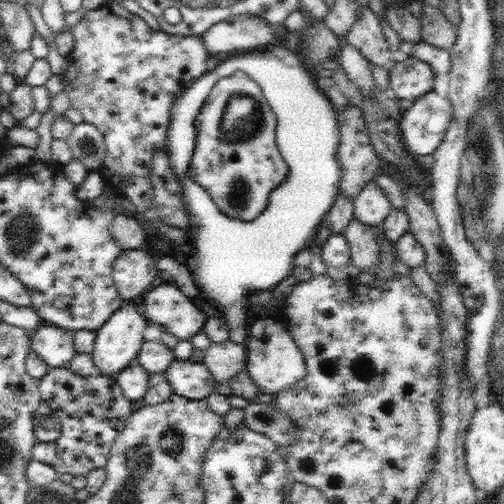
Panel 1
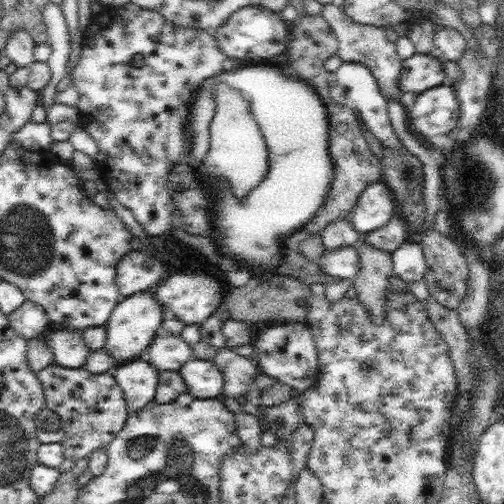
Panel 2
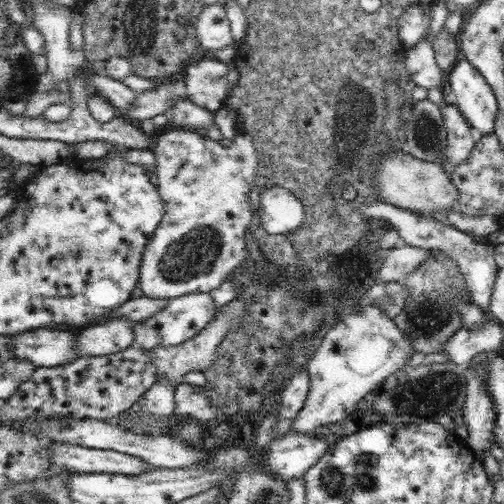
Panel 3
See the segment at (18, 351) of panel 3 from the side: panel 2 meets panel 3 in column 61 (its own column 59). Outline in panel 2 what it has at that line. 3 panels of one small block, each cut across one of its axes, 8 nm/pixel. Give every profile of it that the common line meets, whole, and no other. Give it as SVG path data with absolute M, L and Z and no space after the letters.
M47 330L45 344L53 352L53 364L59 364L63 368L81 368L91 352L77 330Z

